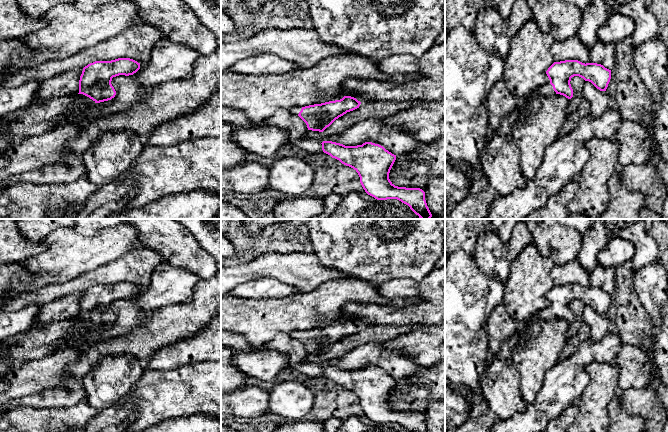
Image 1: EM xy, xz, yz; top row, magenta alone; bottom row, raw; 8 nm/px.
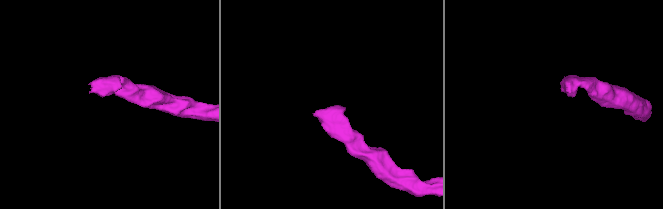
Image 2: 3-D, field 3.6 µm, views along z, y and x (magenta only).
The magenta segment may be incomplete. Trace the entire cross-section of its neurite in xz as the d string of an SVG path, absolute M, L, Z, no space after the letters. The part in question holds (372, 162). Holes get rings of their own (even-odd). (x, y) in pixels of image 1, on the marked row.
M323 141L321 144L324 153L358 173L368 195L377 200L397 199L408 205L420 219L432 217L422 189L398 187L390 181L389 173L396 155L383 146L372 142L357 146L345 146L332 141Z

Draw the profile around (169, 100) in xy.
M221 43L211 54L198 57L190 78L149 87L147 97L126 110L90 119L64 148L82 155L102 134L120 130L131 131L144 140L160 124L192 112L219 91Z

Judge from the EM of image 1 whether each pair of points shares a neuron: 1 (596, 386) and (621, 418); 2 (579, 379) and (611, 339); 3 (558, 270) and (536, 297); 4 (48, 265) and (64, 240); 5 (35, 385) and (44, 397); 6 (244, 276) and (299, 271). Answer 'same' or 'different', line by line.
1: different
2: same
3: different
4: same
5: different
6: same

